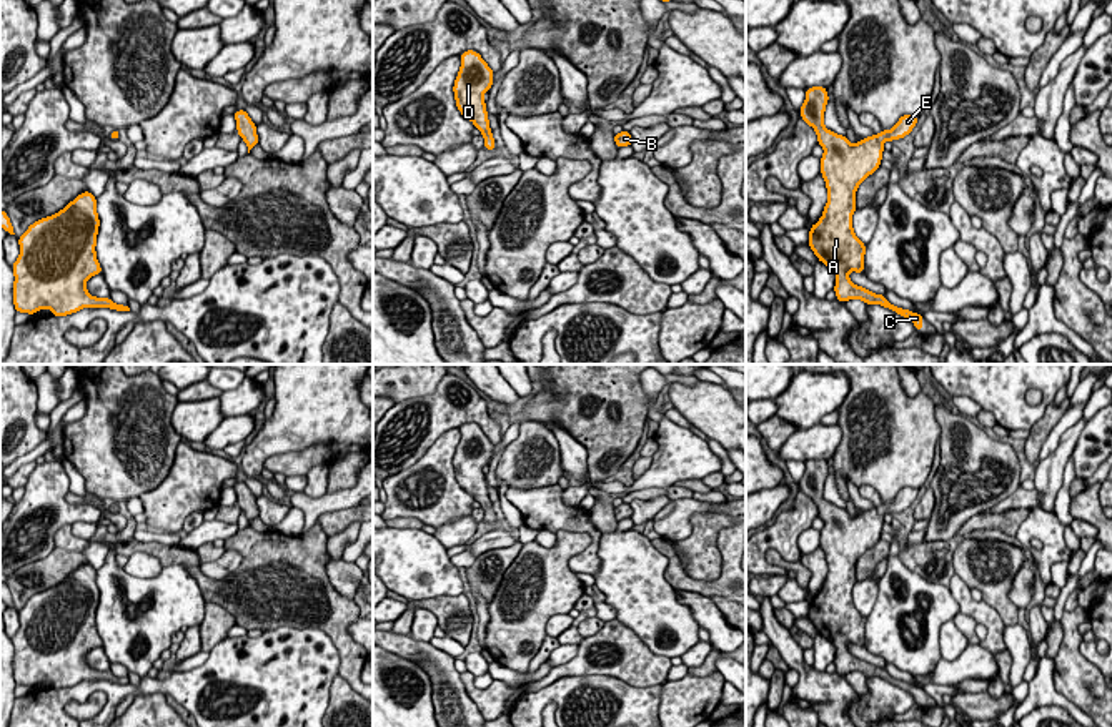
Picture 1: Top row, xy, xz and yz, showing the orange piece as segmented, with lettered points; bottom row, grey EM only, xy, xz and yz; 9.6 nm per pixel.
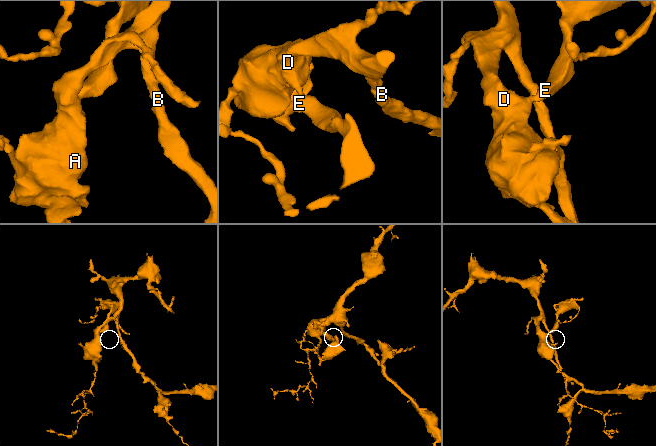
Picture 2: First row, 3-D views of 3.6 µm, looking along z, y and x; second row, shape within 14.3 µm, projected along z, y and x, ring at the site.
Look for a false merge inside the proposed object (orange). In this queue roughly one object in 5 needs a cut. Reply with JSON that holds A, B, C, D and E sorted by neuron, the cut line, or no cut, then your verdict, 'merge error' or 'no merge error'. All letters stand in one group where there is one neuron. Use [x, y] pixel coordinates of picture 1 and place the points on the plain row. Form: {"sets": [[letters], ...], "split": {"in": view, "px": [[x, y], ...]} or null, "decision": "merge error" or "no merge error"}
{"sets": [["A", "B", "C", "D", "E"]], "split": null, "decision": "no merge error"}

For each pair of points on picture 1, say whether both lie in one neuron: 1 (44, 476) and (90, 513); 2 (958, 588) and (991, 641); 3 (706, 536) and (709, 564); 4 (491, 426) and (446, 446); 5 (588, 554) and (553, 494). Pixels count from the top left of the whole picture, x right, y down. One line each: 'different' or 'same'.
1: same
2: same
3: same
4: different
5: same

